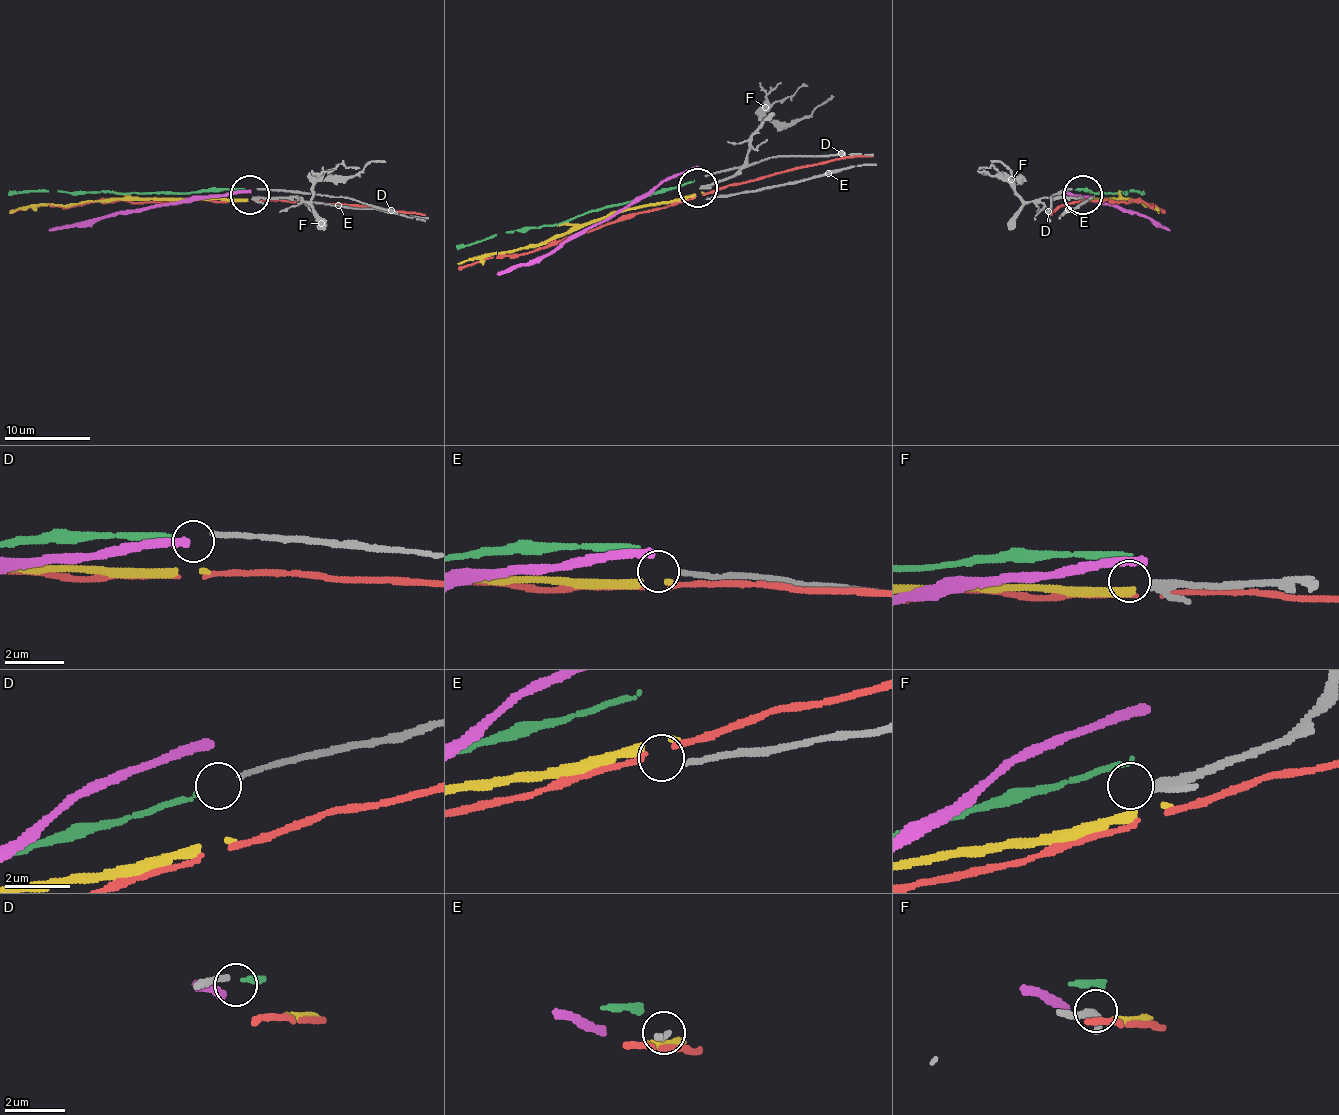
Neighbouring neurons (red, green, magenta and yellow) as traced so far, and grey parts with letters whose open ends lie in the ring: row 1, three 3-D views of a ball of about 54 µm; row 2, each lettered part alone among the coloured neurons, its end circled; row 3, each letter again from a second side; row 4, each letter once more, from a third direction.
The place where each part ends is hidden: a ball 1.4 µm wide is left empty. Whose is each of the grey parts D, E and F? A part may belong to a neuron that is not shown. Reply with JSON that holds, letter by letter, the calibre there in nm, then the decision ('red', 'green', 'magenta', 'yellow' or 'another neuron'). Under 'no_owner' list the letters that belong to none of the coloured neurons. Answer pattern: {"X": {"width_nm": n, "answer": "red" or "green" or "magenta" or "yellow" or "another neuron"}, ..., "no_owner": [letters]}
{"D": {"width_nm": 150, "answer": "green"}, "E": {"width_nm": 150, "answer": "another neuron"}, "F": {"width_nm": 180, "answer": "another neuron"}, "no_owner": ["E", "F"]}

